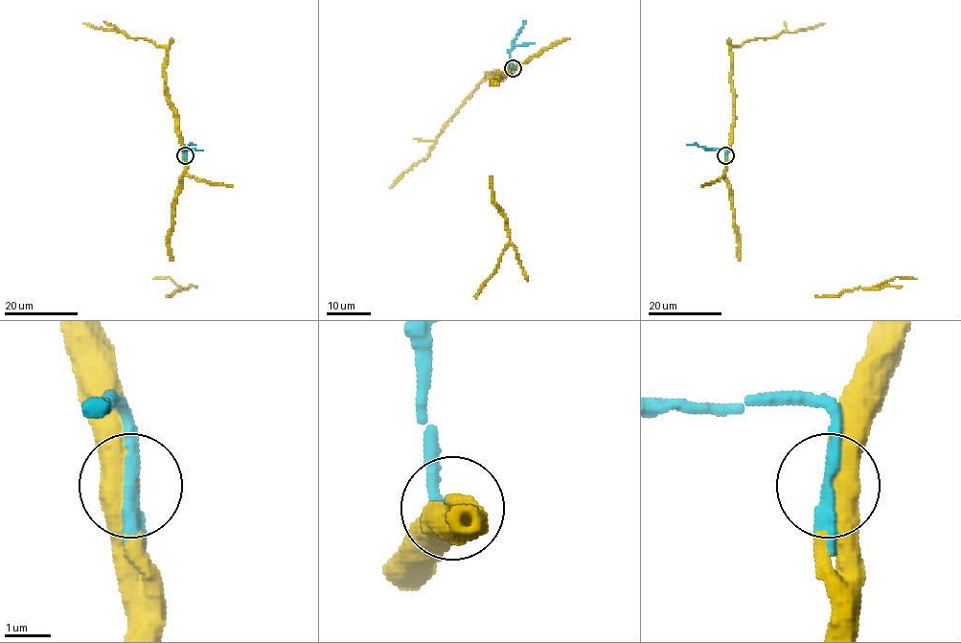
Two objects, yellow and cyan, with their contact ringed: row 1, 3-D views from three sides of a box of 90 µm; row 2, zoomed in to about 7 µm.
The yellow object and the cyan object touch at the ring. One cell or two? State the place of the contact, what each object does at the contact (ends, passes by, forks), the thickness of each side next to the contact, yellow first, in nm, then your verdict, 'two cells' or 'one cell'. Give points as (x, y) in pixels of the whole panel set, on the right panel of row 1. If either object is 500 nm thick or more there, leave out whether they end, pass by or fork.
(725, 155) | 550/260 nm | one cell

